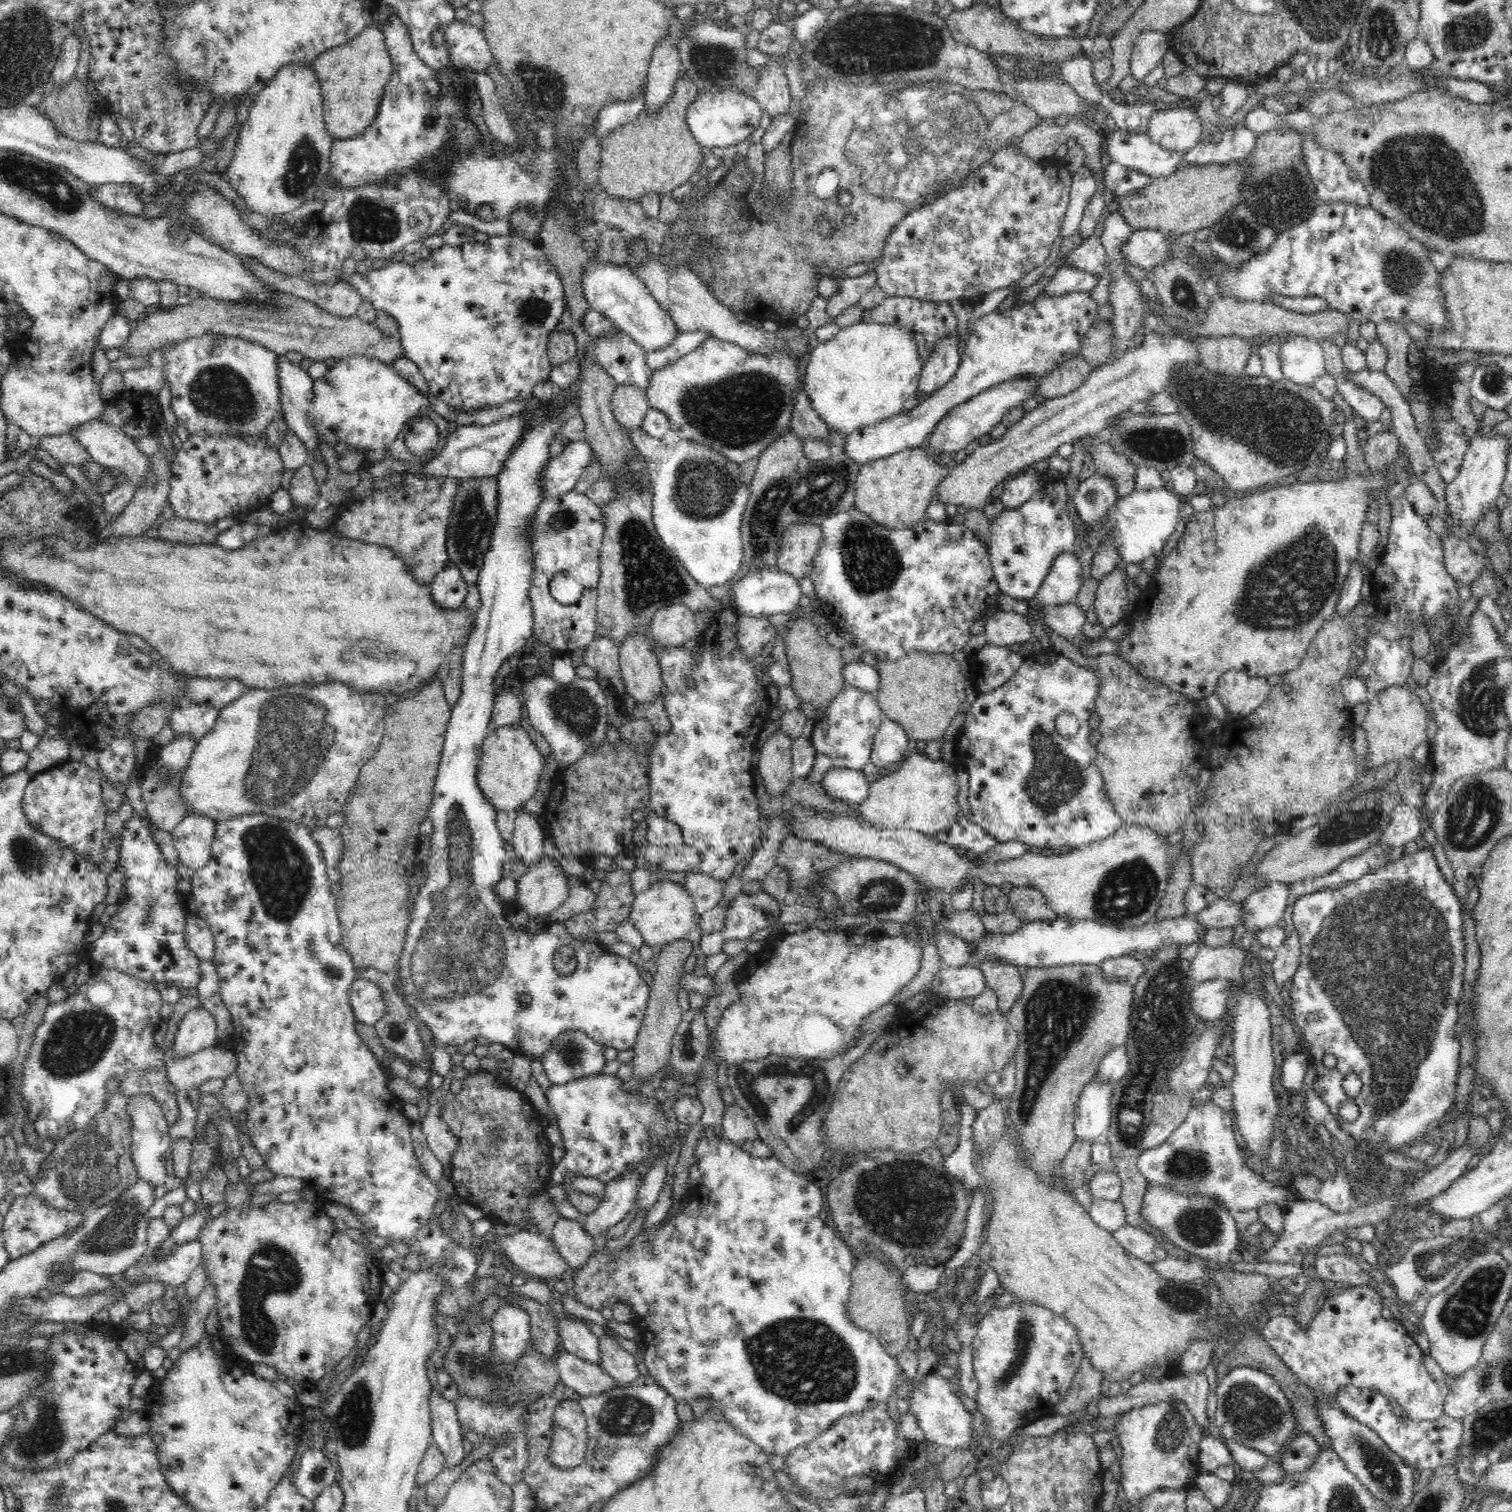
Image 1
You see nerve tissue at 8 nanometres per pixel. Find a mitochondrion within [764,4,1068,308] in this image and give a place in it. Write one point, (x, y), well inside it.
(914, 148)

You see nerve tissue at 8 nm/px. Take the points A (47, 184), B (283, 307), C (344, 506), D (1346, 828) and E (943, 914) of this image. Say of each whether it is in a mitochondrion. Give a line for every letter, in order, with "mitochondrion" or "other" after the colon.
A: mitochondrion
B: mitochondrion
C: other
D: mitochondrion
E: other

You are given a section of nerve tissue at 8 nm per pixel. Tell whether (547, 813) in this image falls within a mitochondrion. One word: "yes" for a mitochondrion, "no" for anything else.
no

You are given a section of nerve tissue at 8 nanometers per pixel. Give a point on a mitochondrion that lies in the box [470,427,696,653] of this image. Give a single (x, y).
(650, 578)

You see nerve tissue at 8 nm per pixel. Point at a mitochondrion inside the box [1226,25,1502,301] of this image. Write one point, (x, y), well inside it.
(1411, 171)

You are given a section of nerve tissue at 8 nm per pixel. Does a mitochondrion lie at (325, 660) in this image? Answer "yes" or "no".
no

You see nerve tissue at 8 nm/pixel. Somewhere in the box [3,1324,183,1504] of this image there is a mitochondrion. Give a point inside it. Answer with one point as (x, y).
(45, 1434)

